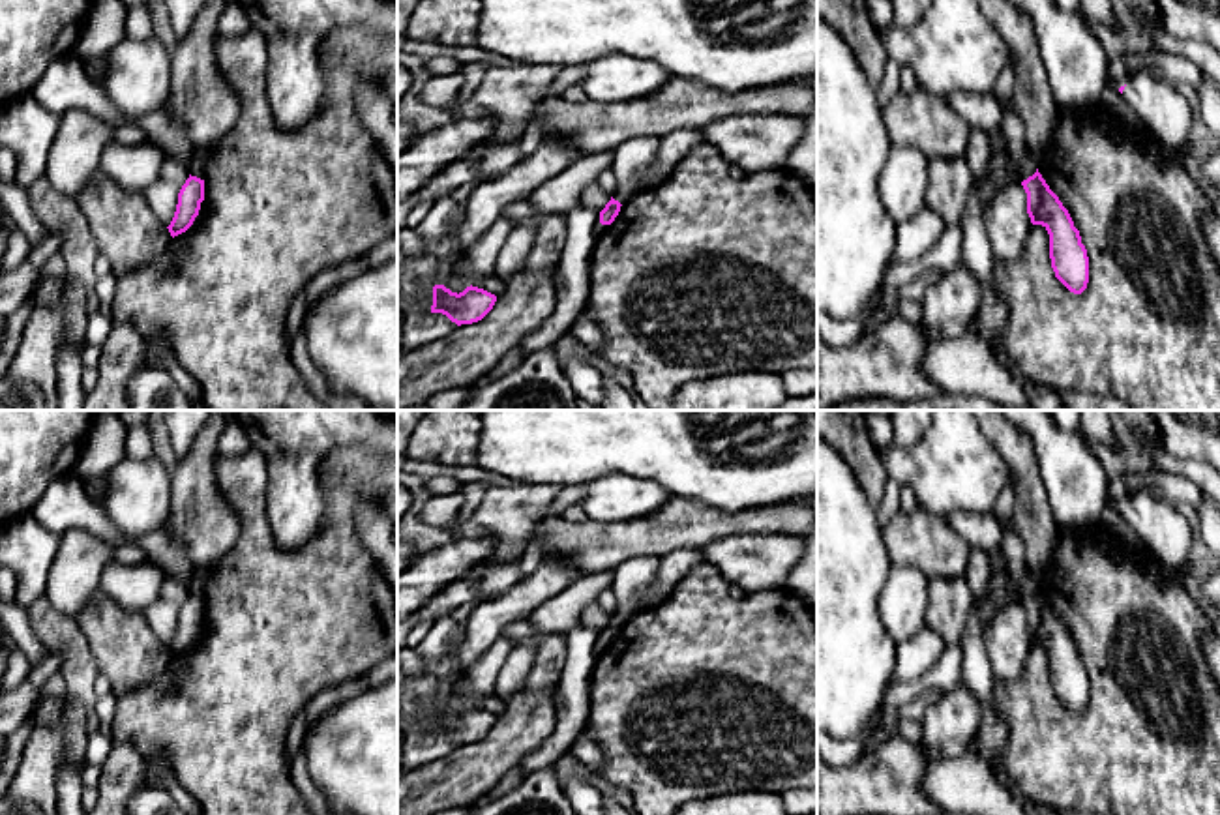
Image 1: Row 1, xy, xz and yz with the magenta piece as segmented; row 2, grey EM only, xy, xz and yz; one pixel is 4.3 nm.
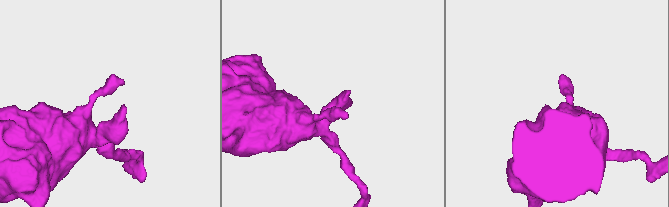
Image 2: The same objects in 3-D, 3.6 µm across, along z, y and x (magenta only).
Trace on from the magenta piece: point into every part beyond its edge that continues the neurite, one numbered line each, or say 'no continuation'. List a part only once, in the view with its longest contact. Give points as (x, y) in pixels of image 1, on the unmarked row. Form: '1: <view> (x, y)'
1: yz (1162, 527)

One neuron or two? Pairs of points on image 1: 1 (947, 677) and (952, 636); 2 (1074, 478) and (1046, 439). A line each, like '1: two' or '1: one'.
1: two
2: one

